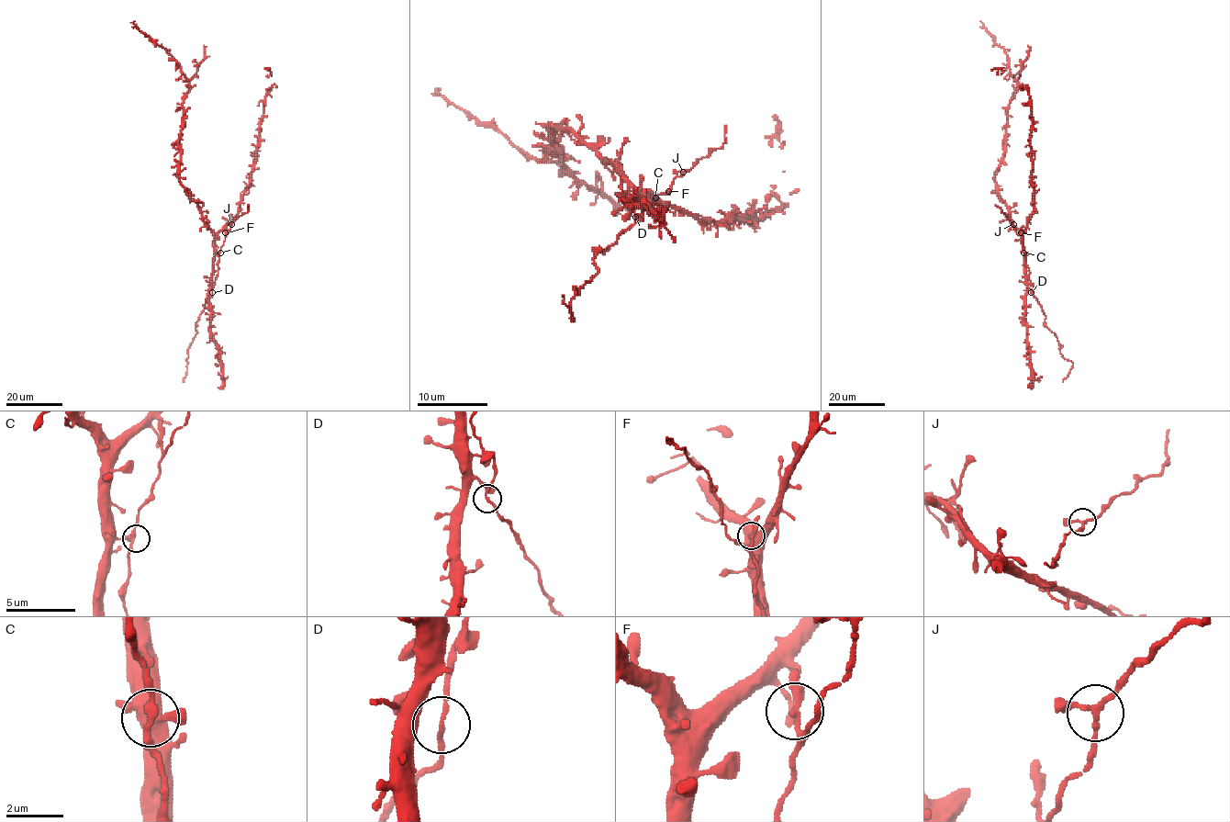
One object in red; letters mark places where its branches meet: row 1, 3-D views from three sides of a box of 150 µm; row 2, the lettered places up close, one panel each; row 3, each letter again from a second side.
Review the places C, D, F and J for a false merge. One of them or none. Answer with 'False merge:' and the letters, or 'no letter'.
False merge: no letter

